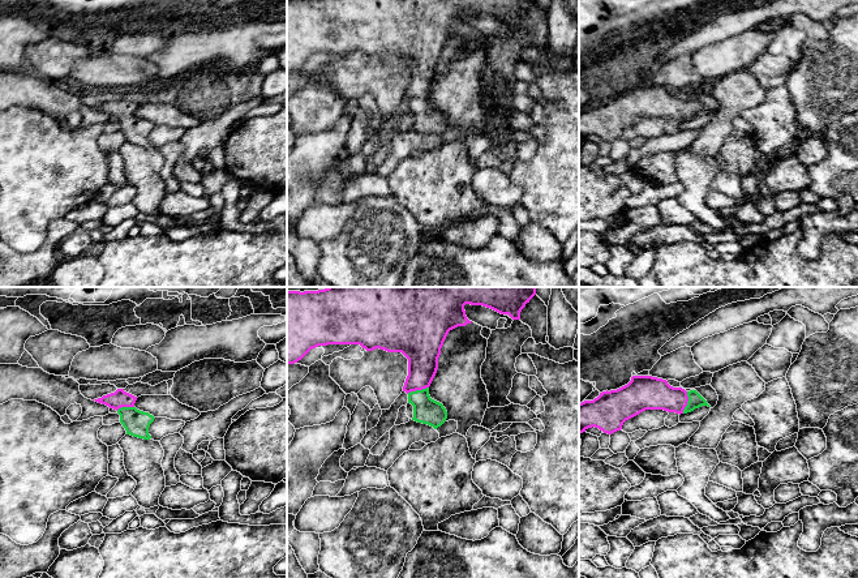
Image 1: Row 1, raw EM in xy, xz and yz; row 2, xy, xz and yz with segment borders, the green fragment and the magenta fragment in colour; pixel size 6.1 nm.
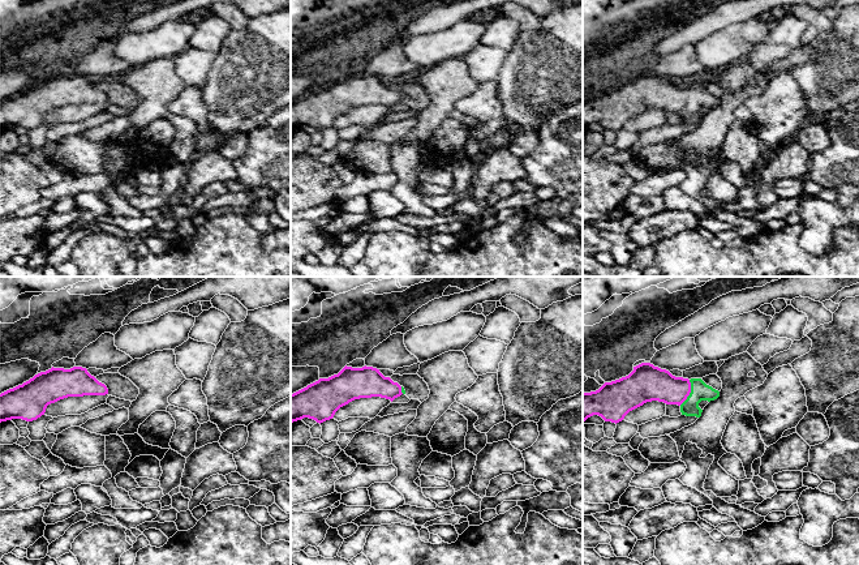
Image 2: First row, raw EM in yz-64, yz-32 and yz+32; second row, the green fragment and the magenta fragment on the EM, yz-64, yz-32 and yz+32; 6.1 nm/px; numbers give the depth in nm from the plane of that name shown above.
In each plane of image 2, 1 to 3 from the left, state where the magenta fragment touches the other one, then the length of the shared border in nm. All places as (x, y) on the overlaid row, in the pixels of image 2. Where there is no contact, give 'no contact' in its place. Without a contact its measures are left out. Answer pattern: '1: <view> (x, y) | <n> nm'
1: no contact
2: yz-32 (402, 390) | 50 nm
3: yz+32 (690, 393) | 170 nm

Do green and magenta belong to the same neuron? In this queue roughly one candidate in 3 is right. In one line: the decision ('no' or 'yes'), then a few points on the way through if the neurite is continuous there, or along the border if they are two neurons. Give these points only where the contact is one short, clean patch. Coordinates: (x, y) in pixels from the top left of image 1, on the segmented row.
yes; runs through yz (695, 401), (687, 402), (648, 393)

